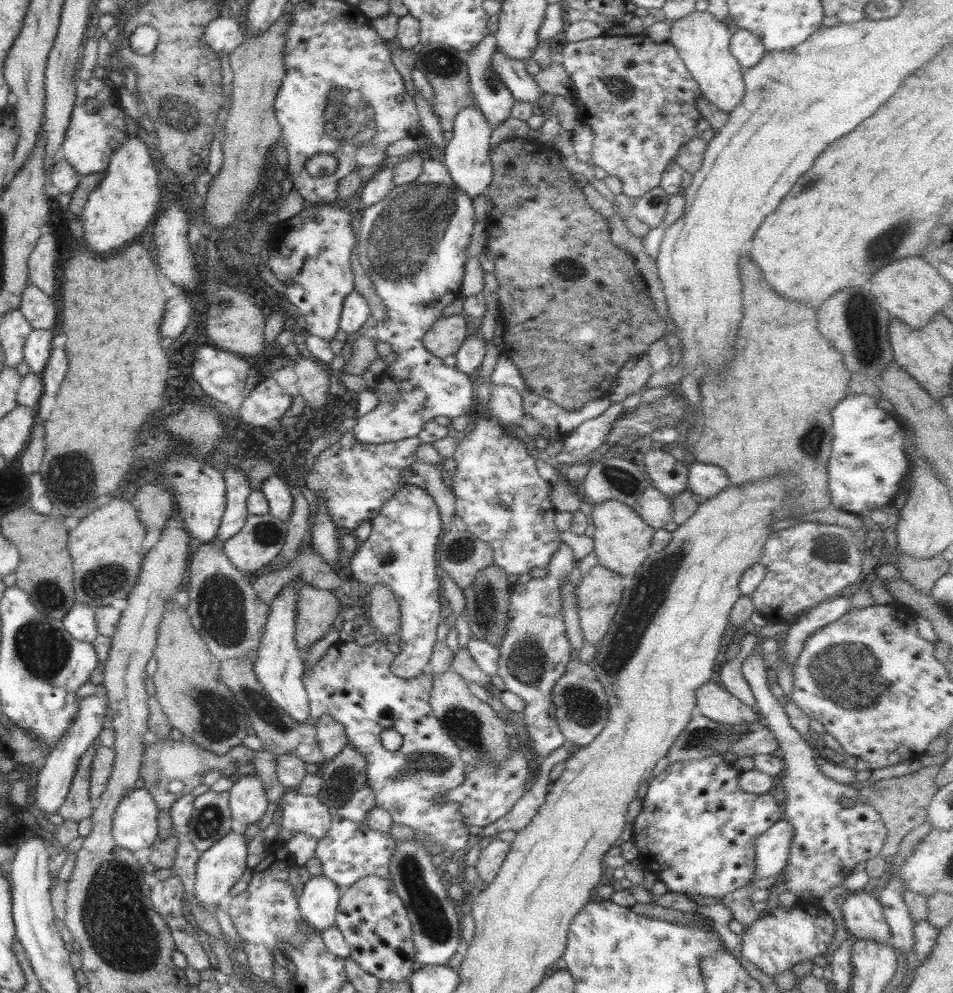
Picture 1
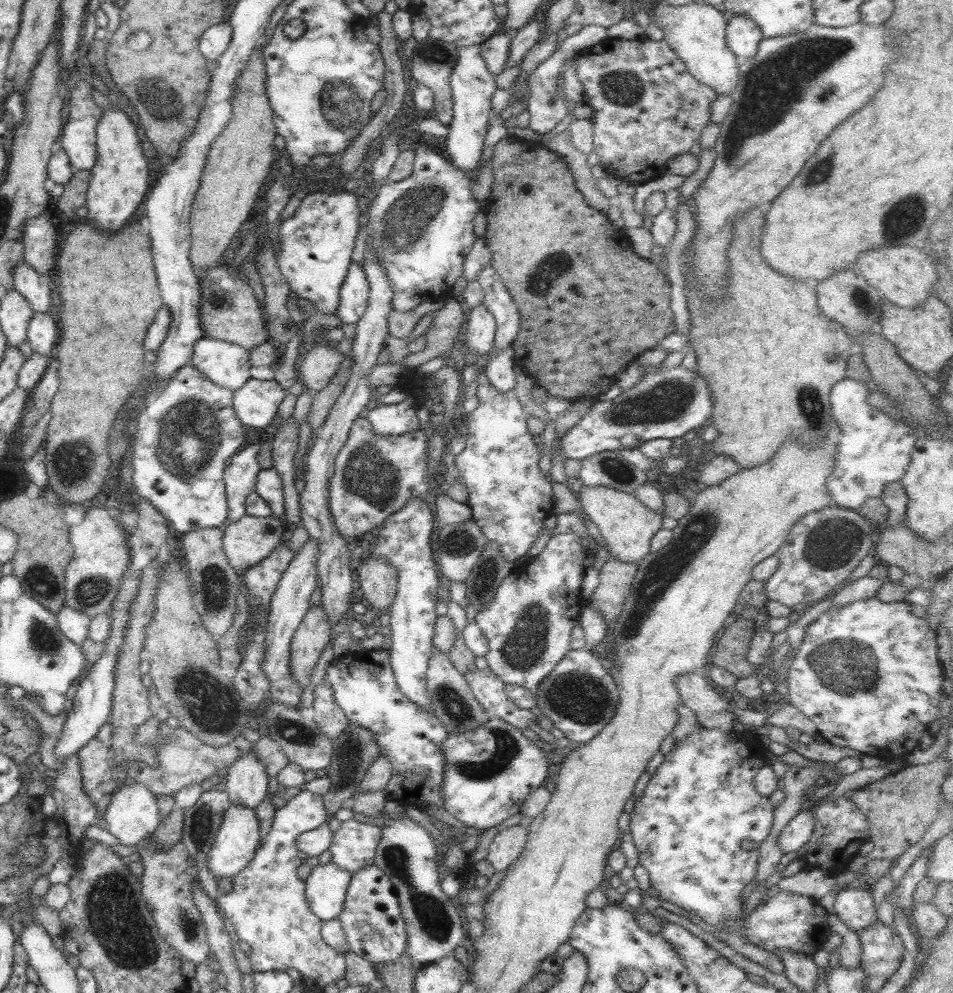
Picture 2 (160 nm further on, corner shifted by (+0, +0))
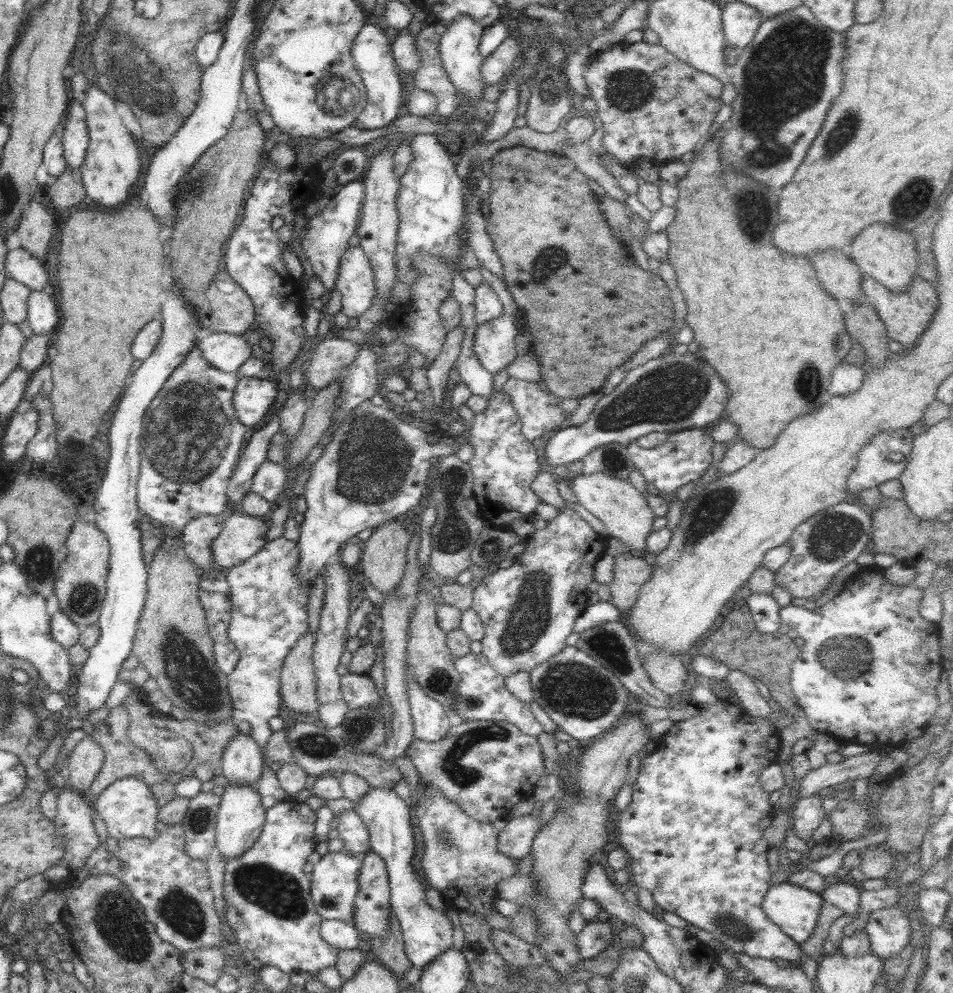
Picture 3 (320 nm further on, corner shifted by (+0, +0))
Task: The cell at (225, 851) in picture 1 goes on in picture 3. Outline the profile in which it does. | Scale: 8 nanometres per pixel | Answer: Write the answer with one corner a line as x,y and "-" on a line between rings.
228,784
221,794
217,812
215,846
219,848
226,860
239,857
258,840
265,822
265,808
259,792
256,792
252,785

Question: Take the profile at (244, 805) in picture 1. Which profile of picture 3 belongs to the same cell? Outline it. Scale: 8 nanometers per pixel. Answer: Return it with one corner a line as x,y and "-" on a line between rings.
236,734
222,753
222,774
230,785
252,785
263,771
264,756
259,745
246,734

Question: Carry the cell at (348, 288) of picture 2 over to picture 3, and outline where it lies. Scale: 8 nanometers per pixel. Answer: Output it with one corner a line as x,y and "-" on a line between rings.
359,244
347,248
335,280
335,289
342,294
341,312
348,318
362,316
372,306
376,294
372,268
362,249

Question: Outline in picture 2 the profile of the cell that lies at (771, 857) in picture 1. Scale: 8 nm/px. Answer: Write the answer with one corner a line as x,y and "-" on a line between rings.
801,811
786,825
778,836
778,848
784,854
802,850
809,841
815,827
813,812

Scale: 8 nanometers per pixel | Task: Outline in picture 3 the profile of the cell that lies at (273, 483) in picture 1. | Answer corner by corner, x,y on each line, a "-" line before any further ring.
266,459
253,476
251,490
272,503
284,490
287,480
285,465

